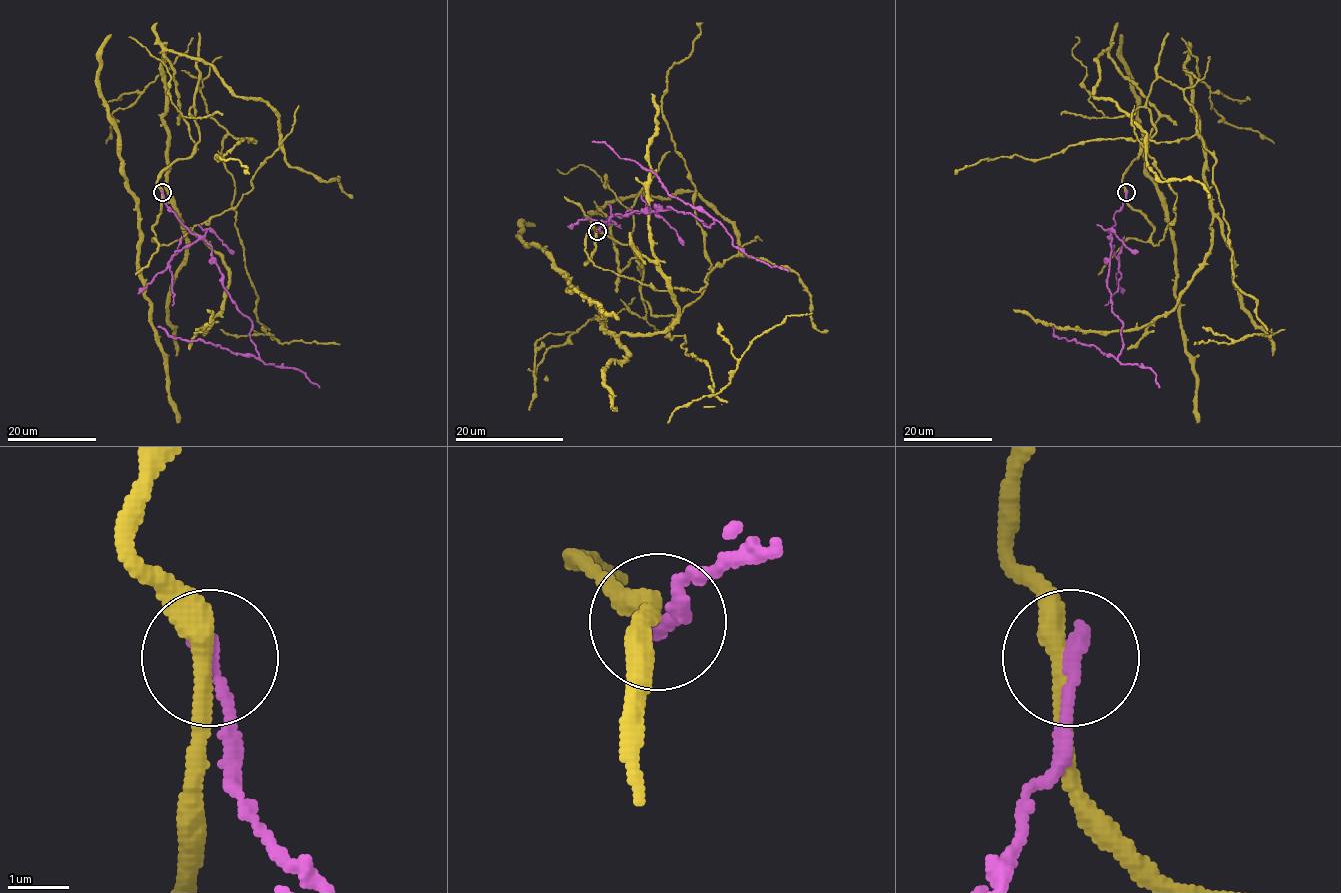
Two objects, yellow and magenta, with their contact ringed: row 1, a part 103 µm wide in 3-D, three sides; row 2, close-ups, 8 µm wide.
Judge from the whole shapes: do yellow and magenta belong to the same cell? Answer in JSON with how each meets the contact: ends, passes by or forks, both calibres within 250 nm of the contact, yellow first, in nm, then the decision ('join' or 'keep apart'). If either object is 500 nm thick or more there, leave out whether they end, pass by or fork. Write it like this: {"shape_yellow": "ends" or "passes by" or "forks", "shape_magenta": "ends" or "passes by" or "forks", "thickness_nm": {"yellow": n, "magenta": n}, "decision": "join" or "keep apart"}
{"shape_yellow": "passes by", "shape_magenta": "ends", "thickness_nm": {"yellow": 320, "magenta": 320}, "decision": "keep apart"}

